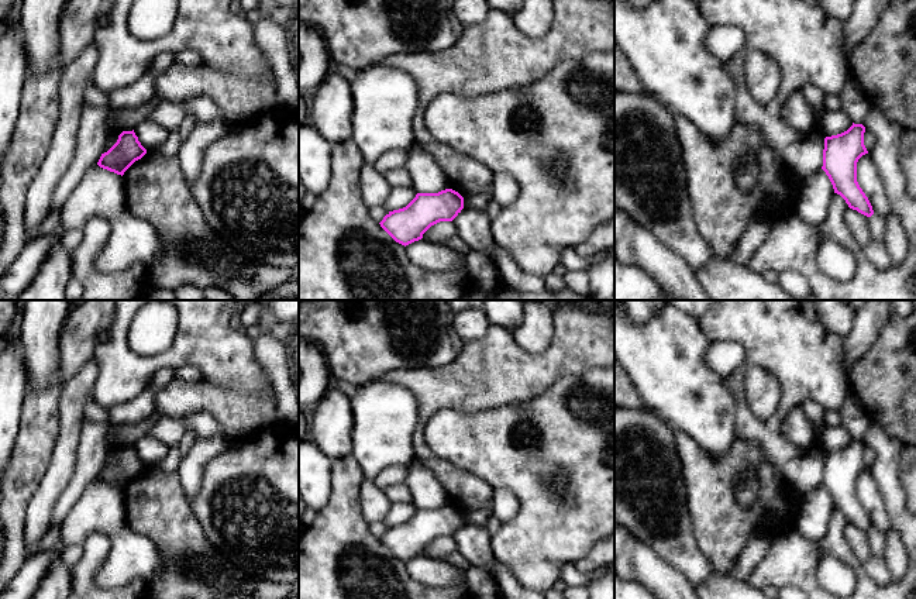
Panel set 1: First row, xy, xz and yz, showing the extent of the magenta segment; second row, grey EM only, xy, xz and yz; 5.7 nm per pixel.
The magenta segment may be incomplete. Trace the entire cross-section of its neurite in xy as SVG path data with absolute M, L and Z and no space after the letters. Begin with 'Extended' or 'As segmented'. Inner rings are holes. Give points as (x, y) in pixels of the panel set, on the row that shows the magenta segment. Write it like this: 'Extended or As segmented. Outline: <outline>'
As segmented. Outline: M123 131L117 142L104 154L101 154L97 165L103 169L124 175L124 172L147 154L147 149L138 141L132 131Z

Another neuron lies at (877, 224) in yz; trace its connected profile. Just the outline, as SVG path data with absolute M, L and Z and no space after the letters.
M878 214L869 217L869 233L874 241L884 242L886 233L886 220Z

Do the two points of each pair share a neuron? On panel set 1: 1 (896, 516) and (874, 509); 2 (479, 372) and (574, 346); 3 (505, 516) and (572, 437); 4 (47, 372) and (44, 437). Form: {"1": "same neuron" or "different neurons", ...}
{"1": "different neurons", "2": "same neuron", "3": "different neurons", "4": "different neurons"}

